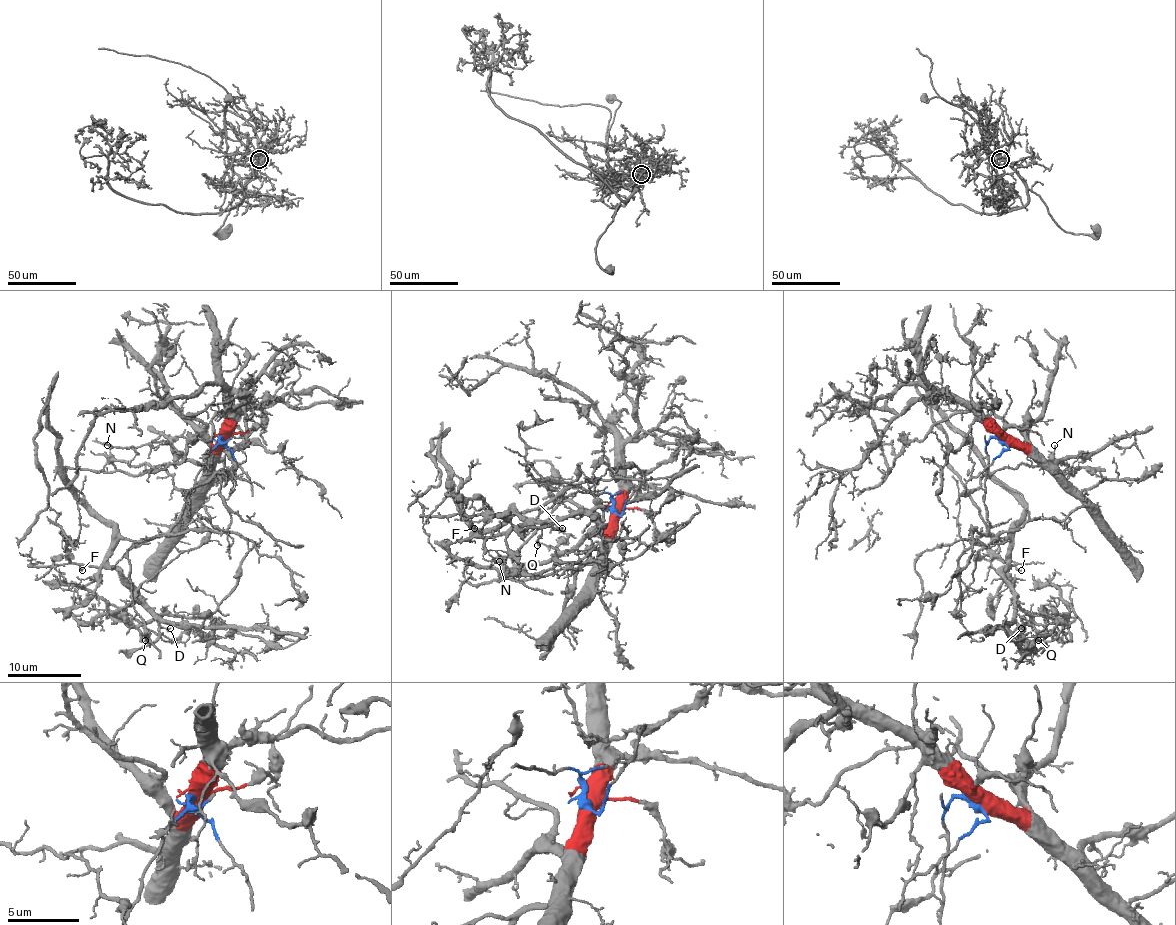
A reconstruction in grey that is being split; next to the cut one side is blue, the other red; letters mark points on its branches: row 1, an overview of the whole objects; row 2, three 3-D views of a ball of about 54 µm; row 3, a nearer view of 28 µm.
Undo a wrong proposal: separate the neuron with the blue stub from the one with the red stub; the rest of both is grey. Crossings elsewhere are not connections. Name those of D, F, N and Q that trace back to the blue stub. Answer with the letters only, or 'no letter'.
D, F, Q

